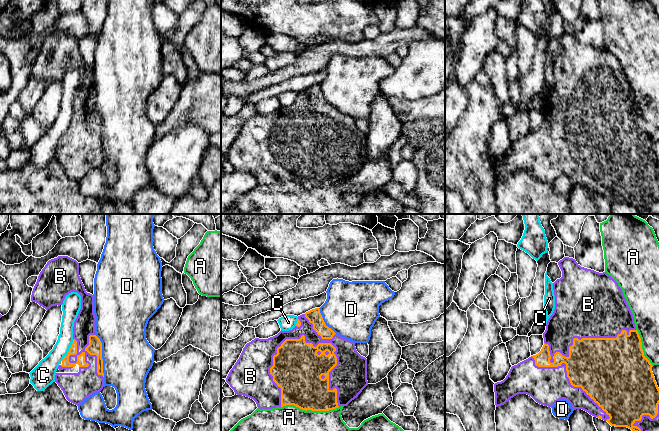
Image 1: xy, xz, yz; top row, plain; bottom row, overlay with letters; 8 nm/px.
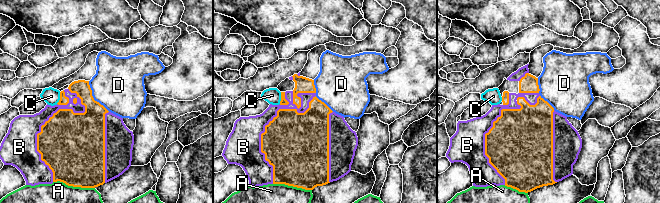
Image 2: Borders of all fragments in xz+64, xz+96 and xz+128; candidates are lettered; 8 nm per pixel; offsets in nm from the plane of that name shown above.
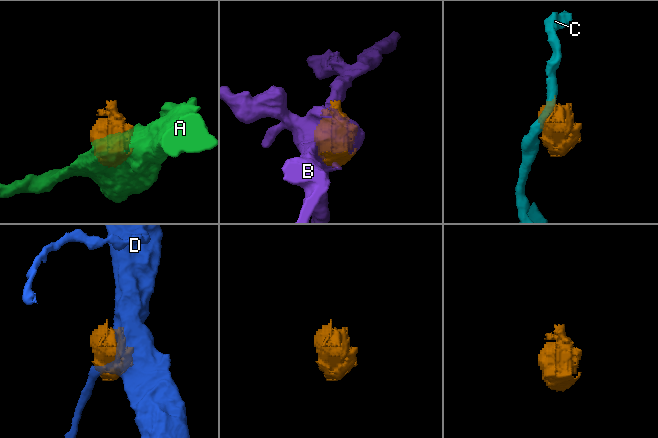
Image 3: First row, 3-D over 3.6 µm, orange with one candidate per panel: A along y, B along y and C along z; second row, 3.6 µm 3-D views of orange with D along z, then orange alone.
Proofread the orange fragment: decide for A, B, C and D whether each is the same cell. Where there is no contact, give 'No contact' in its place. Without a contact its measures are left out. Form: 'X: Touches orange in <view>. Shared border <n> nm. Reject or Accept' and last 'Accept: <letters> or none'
A: Touches orange in xz. Shared border 460 nm. Reject
B: Touches orange in xz. Shared border 700 nm. Accept
C: Touches orange in xy. Shared border 200 nm. Reject
D: Touches orange in xy. Shared border 360 nm. Reject
Accept: B

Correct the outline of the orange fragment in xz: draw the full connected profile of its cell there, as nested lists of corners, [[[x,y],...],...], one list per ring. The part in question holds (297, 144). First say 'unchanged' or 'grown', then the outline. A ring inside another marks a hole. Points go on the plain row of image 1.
grown; [[[319,84],[298,92],[296,102],[289,107],[280,107],[268,115],[255,114],[247,119],[230,146],[226,158],[235,170],[253,175],[259,185],[272,185],[294,181],[302,186],[329,187],[347,182],[368,161],[367,135],[361,132],[355,119],[336,110],[329,104]]]

